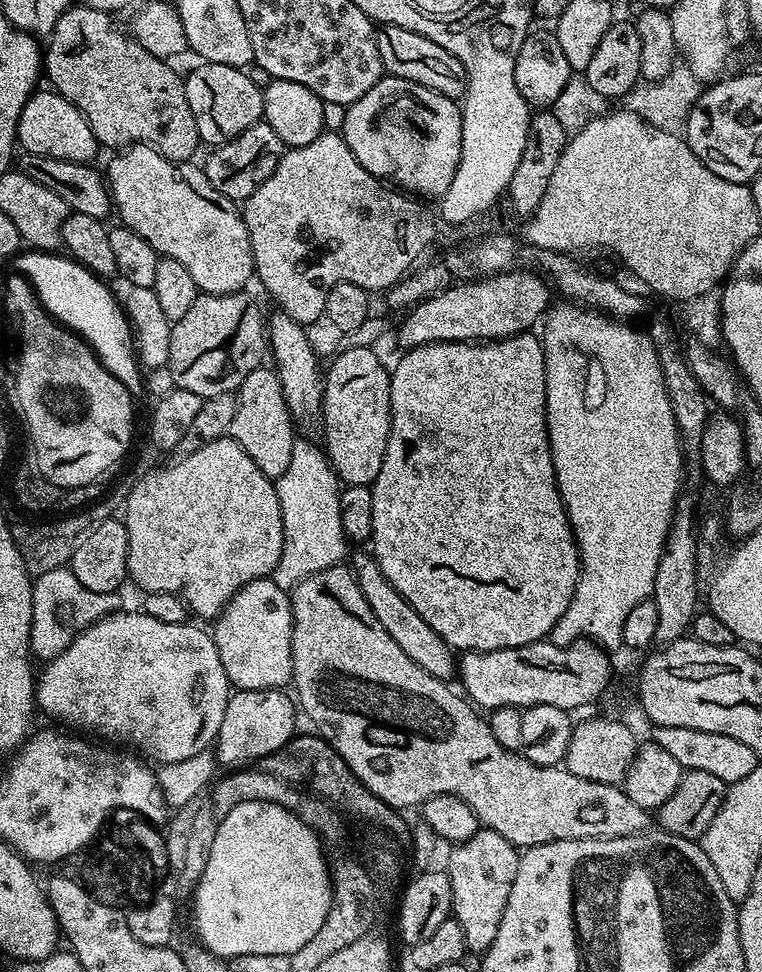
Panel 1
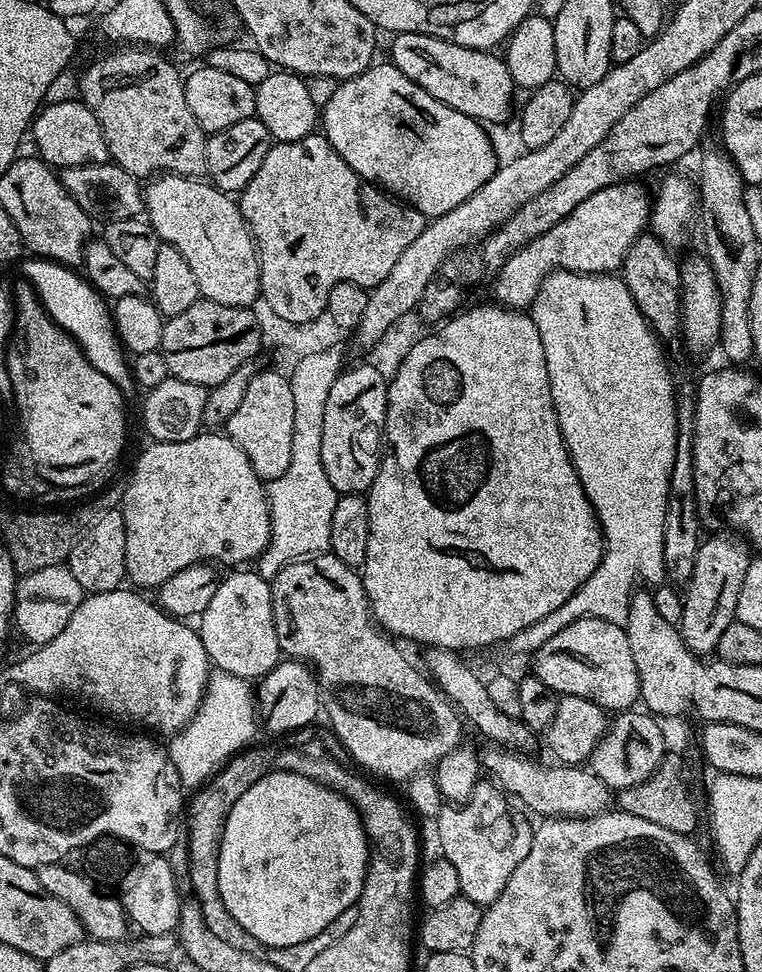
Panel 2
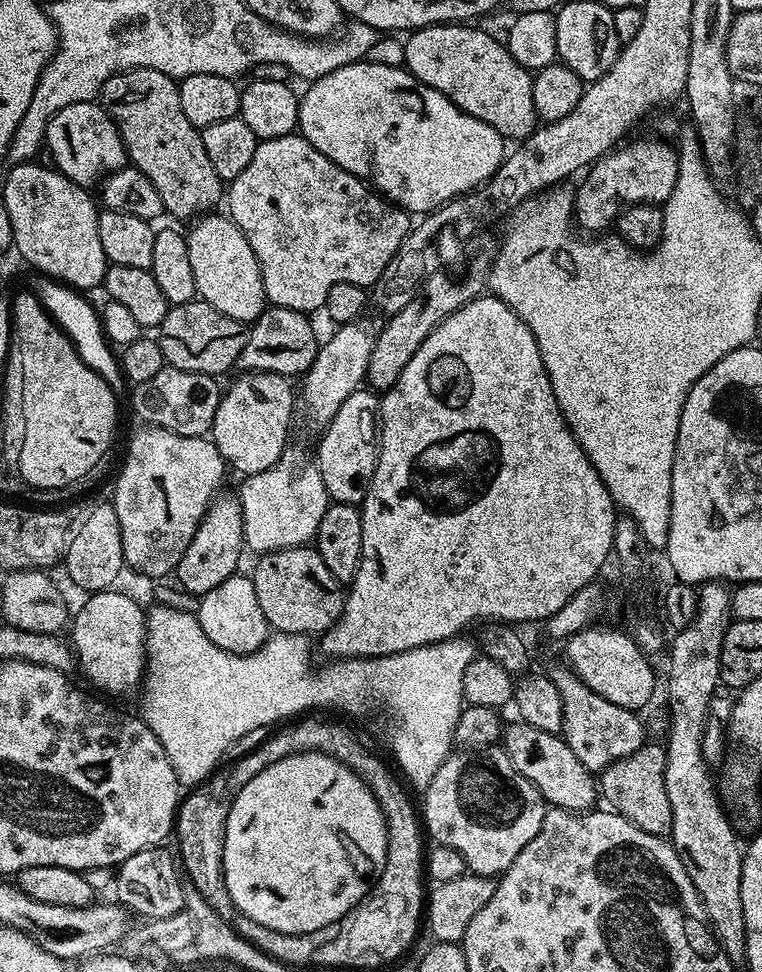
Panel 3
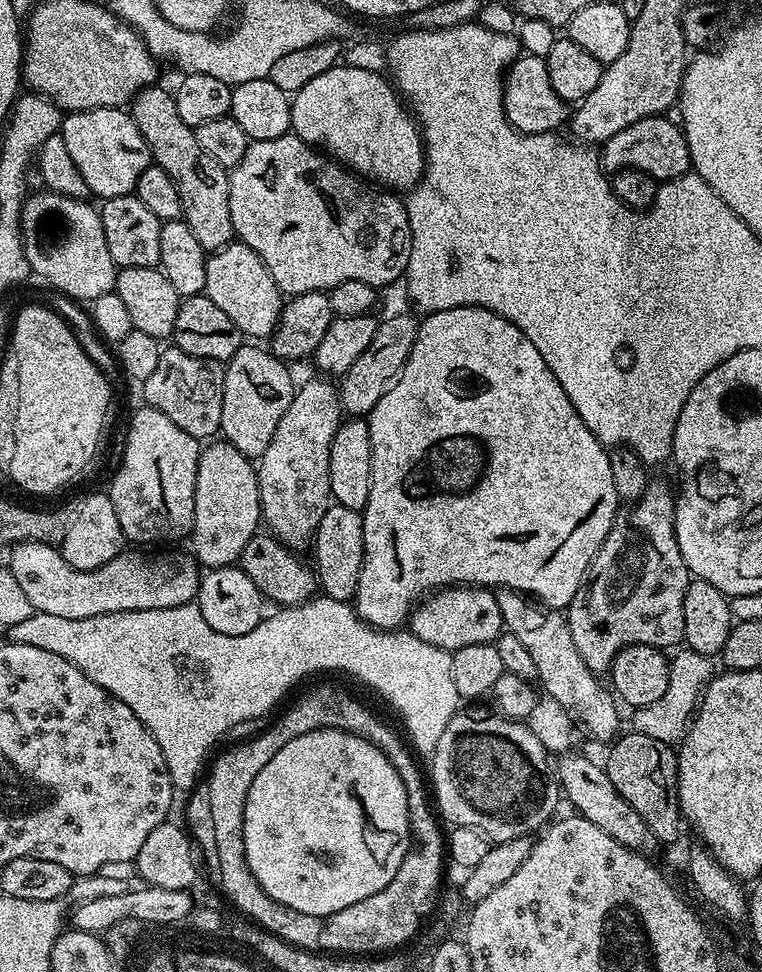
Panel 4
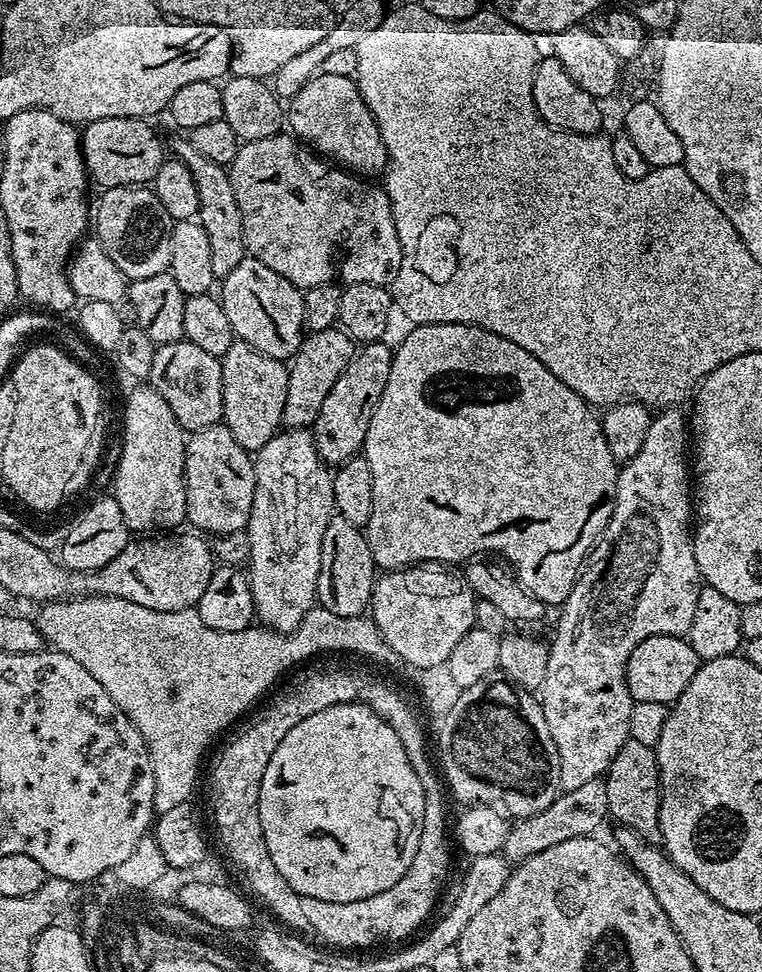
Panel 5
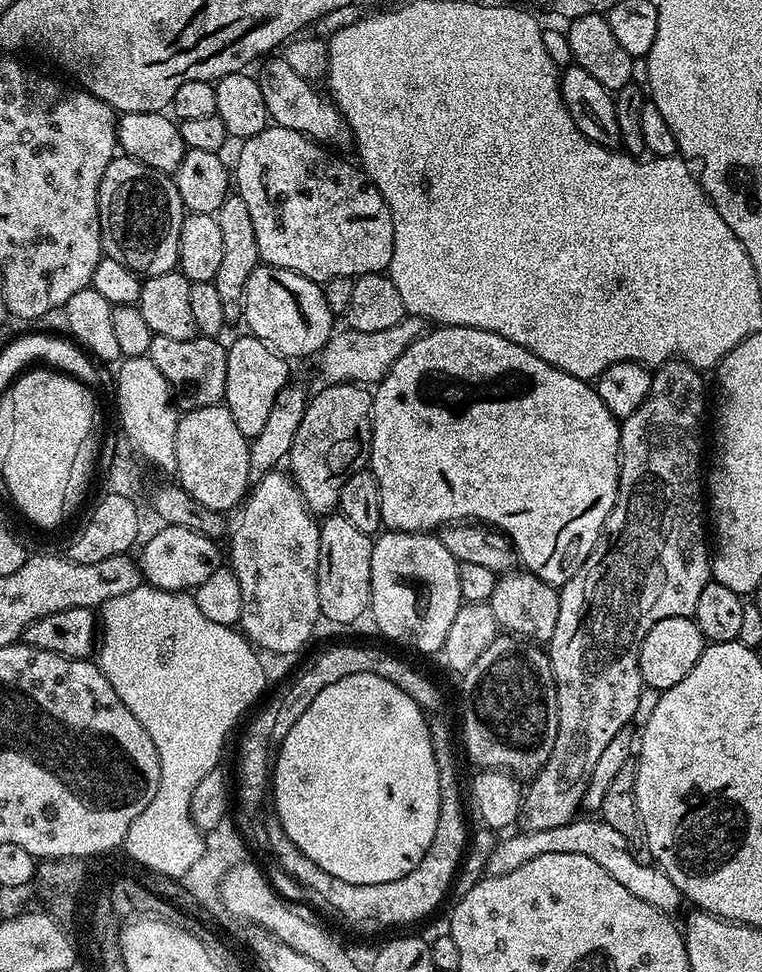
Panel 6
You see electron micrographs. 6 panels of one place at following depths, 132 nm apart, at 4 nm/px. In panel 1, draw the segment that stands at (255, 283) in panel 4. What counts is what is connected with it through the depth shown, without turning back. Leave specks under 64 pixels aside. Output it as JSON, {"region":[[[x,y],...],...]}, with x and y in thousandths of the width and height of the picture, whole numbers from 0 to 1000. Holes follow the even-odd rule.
{"region":[[[175,148],[161,154],[154,155],[152,160],[142,169],[142,177],[139,176],[139,184],[142,187],[142,195],[147,199],[147,209],[150,211],[151,221],[157,221],[156,229],[164,235],[173,235],[186,245],[192,245],[192,249],[197,249],[197,253],[202,253],[202,257],[210,263],[222,263],[234,270],[239,270],[239,274],[244,274],[244,278],[249,278],[249,286],[255,286],[259,297],[264,301],[274,305],[295,305],[303,300],[312,300],[324,297],[327,294],[325,287],[329,289],[333,284],[333,273],[331,271],[331,254],[328,253],[328,241],[325,234],[320,227],[316,215],[312,213],[311,207],[297,204],[291,200],[286,200],[286,195],[281,195],[281,191],[276,191],[276,187],[270,183],[266,172],[259,171],[252,167],[232,167],[230,165],[219,165],[218,162],[203,152],[194,148]]]}

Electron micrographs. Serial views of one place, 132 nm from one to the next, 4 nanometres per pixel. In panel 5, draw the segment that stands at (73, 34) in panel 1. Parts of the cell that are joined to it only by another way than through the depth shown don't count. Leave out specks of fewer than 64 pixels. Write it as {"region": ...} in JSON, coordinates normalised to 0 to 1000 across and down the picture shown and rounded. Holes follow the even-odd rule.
{"region":[[[247,142],[232,146],[228,160],[252,177],[262,209],[260,225],[270,237],[270,245],[276,245],[281,282],[286,286],[293,286],[312,270],[318,270],[323,262],[318,220],[312,216],[312,204],[307,204],[307,191],[301,174],[286,167],[276,167],[276,163],[269,163],[266,158],[260,158],[260,154],[255,154],[251,143]]]}

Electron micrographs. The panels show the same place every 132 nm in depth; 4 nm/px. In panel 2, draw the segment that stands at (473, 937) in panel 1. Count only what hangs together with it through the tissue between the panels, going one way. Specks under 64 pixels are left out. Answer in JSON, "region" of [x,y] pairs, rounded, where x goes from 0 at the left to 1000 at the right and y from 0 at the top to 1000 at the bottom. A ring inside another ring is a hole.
{"region":[[[627,805],[619,810],[619,815],[613,823],[597,829],[583,829],[571,840],[572,864],[577,867],[581,884],[589,885],[601,899],[604,908],[602,921],[610,922],[617,928],[639,932],[664,916],[664,907],[675,895],[680,895],[680,887],[696,879],[696,866],[701,859],[699,849],[692,848],[675,832],[671,831],[668,820],[650,806]]]}

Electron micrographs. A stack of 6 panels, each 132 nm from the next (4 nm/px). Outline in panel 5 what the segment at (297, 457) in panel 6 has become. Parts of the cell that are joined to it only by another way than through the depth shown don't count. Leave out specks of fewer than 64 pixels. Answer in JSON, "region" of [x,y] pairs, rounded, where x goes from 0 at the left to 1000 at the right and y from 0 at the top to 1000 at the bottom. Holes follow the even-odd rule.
{"region":[[[483,352],[462,367],[462,370],[444,386],[438,397],[423,413],[415,432],[407,443],[415,456],[415,465],[432,479],[445,479],[476,462],[480,442],[486,438],[488,417],[496,414],[507,393],[512,389],[516,359],[504,352]]]}

